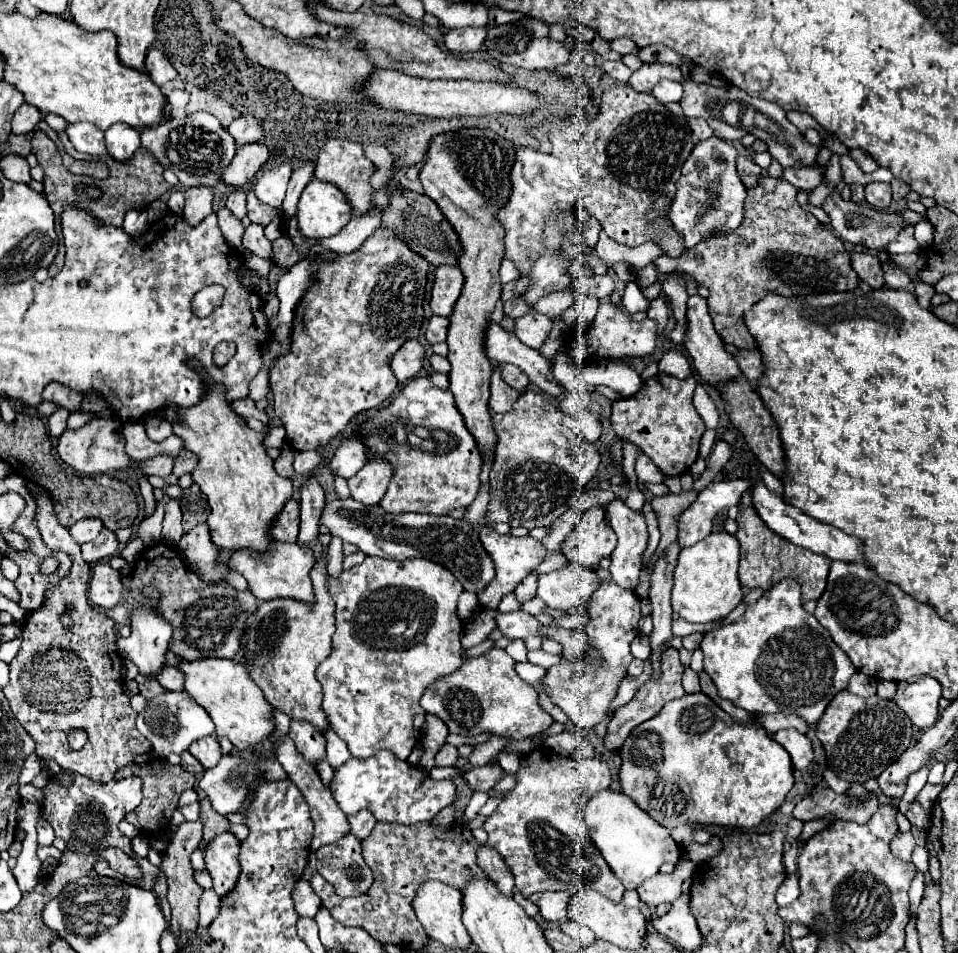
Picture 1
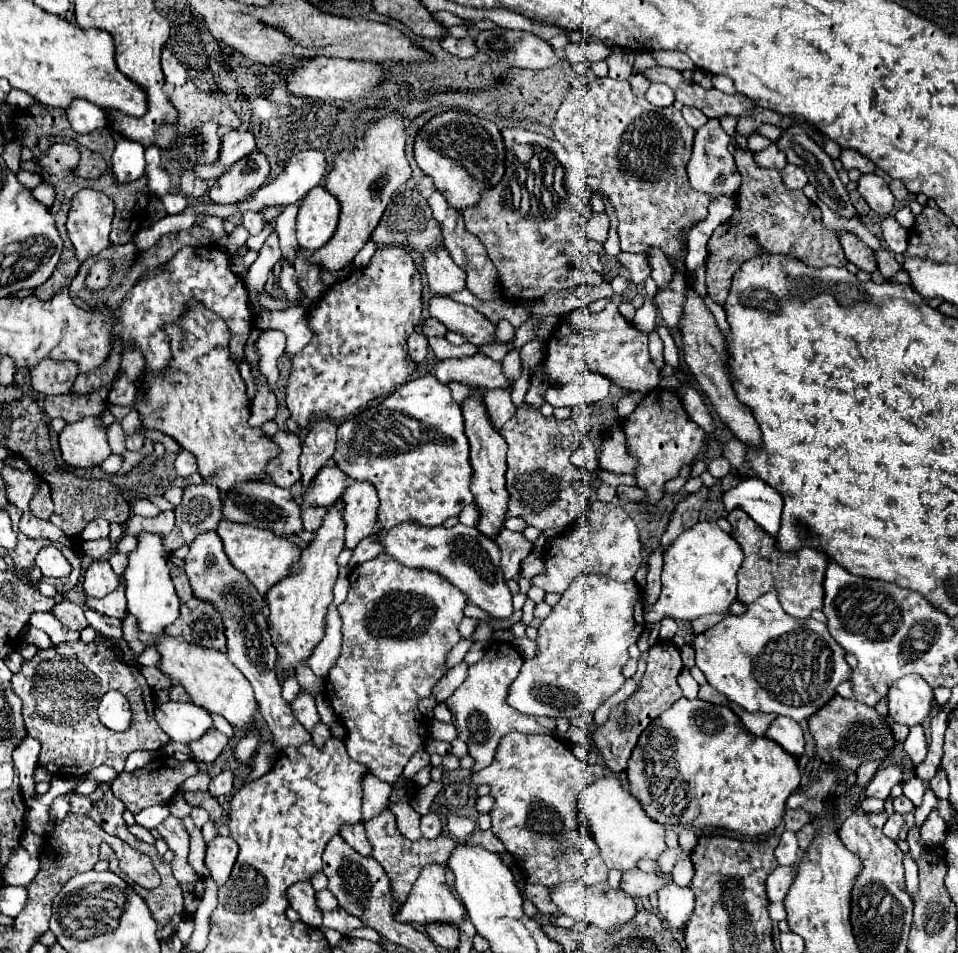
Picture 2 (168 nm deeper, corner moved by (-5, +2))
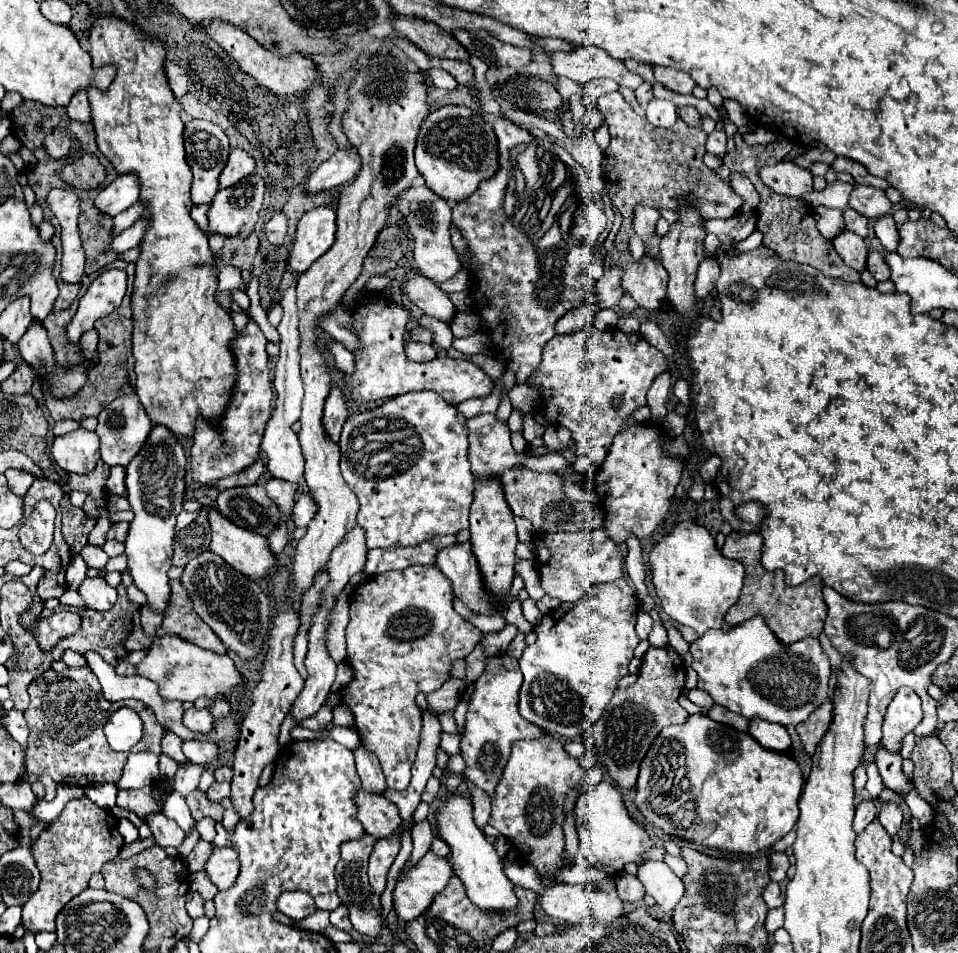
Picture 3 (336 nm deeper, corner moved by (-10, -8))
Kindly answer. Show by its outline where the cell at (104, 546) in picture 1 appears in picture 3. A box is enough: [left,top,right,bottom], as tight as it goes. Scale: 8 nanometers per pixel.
[80,545,110,569]

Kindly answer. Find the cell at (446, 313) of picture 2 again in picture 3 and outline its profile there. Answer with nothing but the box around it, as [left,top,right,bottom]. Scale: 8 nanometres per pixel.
[404,271,456,325]

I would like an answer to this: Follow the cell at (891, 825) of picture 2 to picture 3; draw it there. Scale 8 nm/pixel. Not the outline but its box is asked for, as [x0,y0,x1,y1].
[878,805,902,837]

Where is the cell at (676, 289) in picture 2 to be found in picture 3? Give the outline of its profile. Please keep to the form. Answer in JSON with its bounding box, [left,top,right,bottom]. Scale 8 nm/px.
[624,257,668,313]

